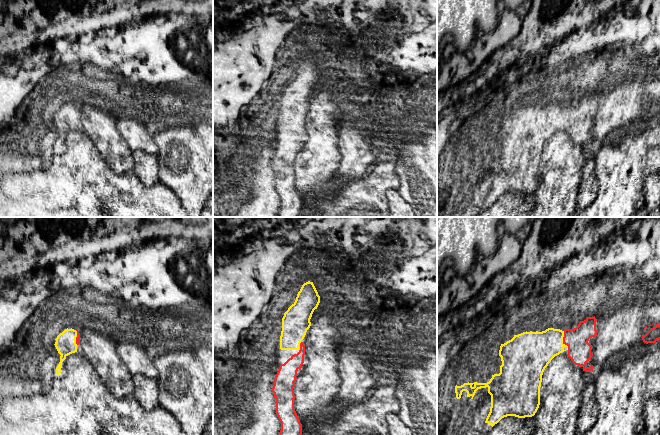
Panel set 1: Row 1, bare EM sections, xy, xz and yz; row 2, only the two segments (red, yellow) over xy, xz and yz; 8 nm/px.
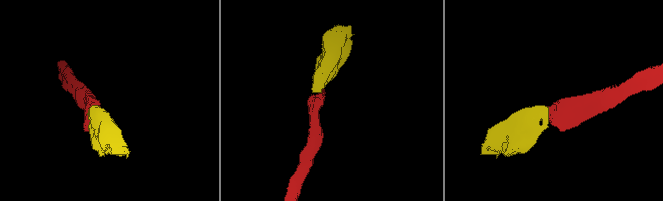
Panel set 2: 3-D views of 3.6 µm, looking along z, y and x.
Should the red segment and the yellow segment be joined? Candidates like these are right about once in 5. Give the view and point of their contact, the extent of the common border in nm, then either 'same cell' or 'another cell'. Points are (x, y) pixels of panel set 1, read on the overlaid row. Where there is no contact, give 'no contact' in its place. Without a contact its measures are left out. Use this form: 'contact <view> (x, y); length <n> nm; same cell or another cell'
contact yz (563, 340); length 170 nm; same cell

